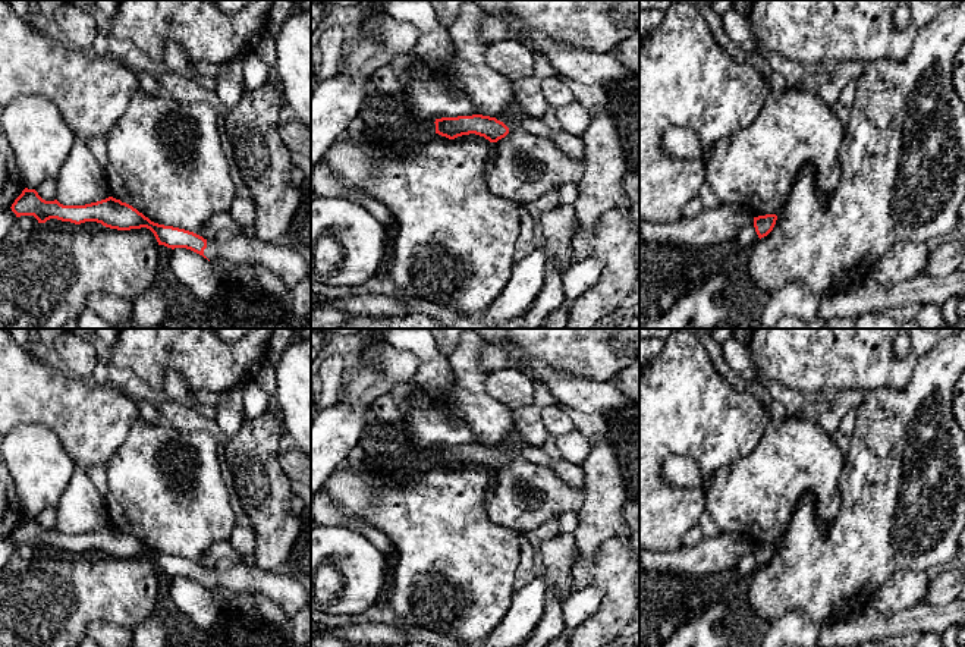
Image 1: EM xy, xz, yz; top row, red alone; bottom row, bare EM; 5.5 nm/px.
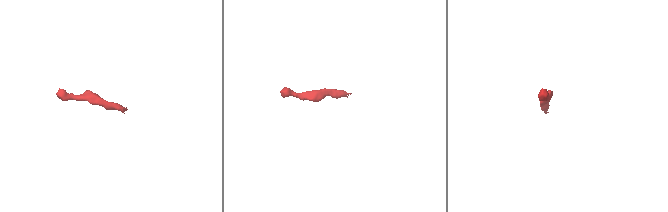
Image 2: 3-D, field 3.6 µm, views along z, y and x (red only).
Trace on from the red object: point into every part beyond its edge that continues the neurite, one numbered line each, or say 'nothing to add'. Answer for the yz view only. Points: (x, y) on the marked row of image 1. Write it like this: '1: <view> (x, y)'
nothing to add

